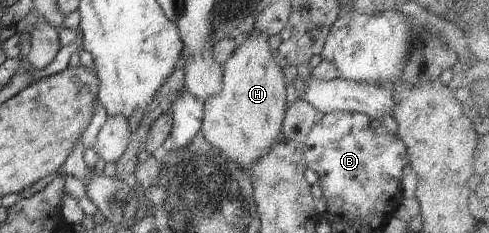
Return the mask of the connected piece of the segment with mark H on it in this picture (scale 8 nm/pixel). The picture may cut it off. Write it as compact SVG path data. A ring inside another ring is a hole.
M249 34L242 41L237 41L237 47L222 65L221 91L204 101L201 135L216 150L236 161L247 172L250 171L250 165L272 146L281 133L285 110L288 108L283 70L277 65L273 52L269 50L268 37L267 34Z

